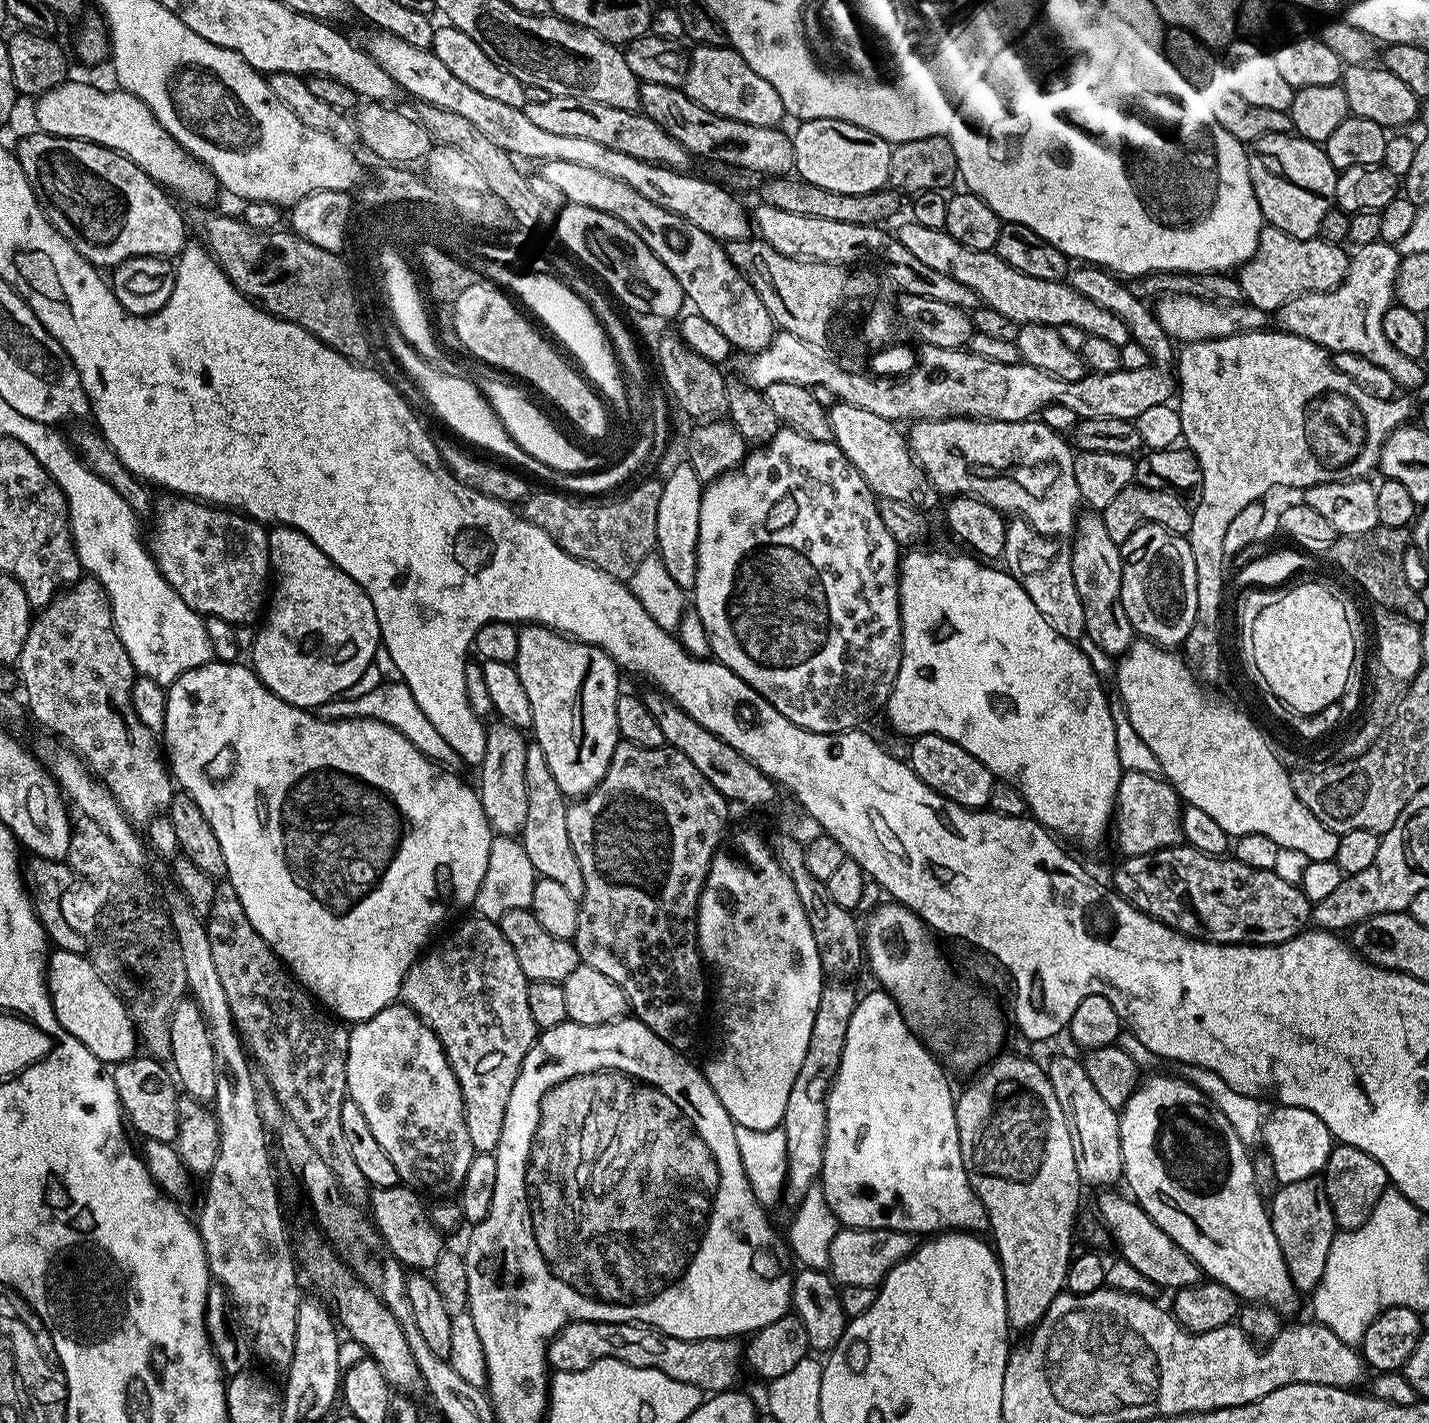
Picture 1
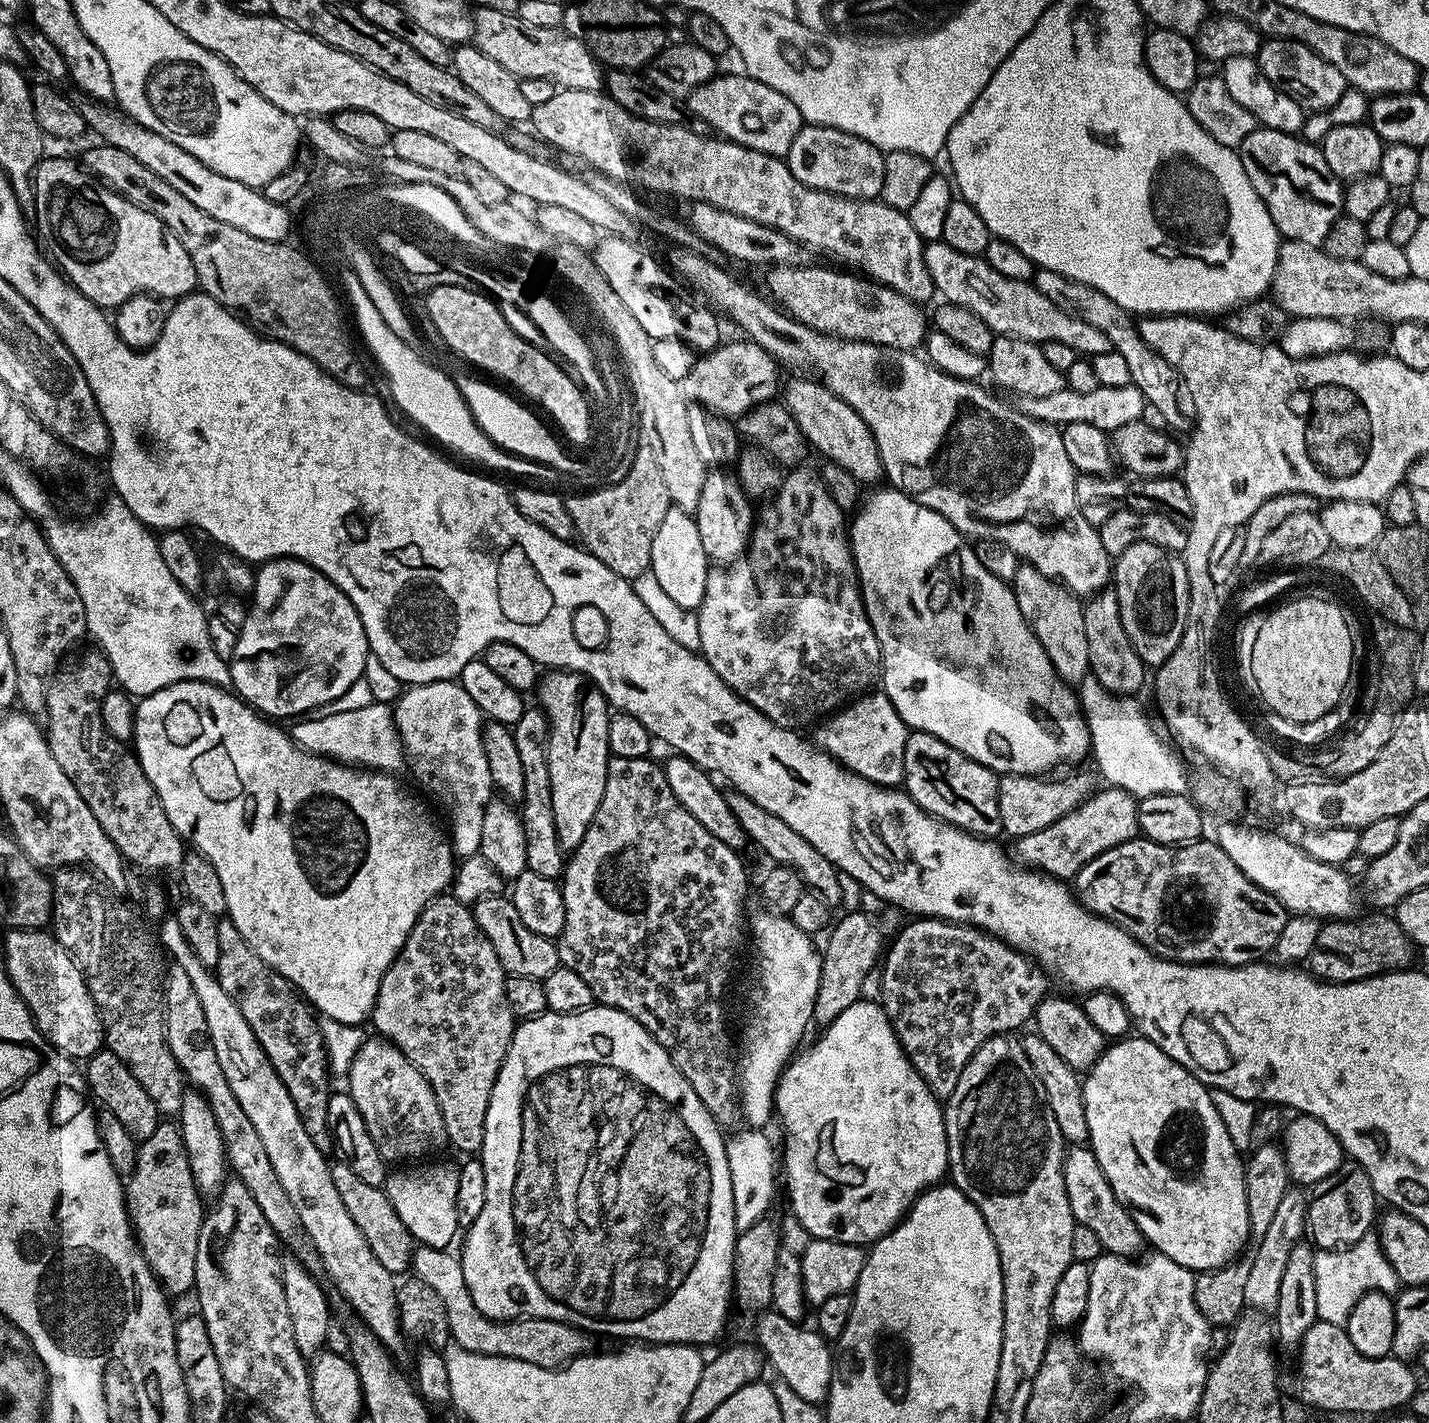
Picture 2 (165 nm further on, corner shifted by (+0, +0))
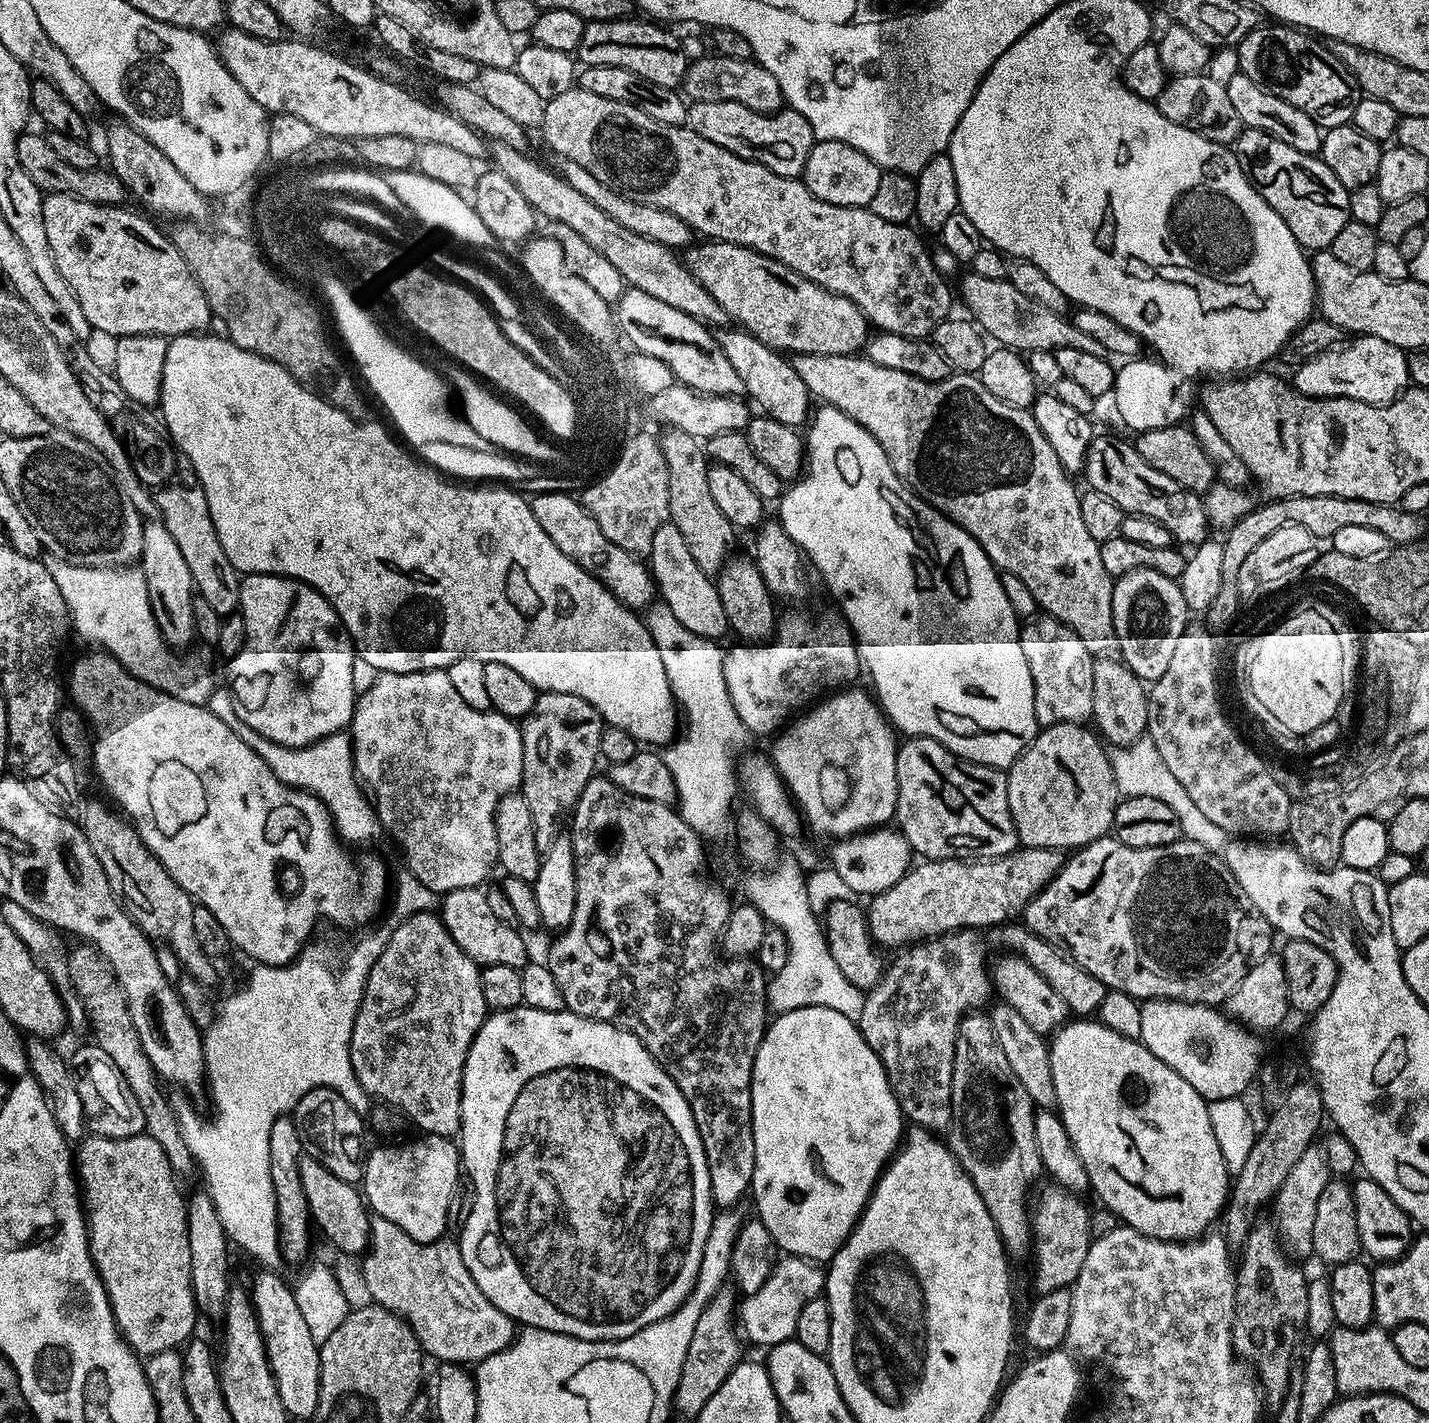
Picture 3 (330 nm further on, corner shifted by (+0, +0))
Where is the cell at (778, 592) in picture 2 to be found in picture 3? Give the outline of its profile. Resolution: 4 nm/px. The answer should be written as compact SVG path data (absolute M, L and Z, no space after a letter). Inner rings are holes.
M804 616L783 617L774 638L767 642L736 642L725 654L722 667L726 690L730 690L730 702L734 702L734 710L738 710L738 718L742 718L749 733L764 736L783 729L801 710L851 685L862 672L852 629L843 619L835 619L815 624Z

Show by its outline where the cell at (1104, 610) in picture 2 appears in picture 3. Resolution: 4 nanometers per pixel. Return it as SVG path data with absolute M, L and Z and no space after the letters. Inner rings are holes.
M1100 658L1094 666L1094 706L1092 720L1097 733L1109 745L1125 748L1141 739L1148 730L1148 688L1138 679L1123 660Z

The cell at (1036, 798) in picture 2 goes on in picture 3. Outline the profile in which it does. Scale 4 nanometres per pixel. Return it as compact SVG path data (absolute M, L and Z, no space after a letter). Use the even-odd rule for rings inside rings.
M1055 724L1037 731L1024 753L1006 772L1010 814L1016 827L1016 839L1023 847L1075 850L1113 831L1115 810L1121 794L1116 789L1109 753L1106 748L1104 752L1103 747L1101 737L1084 724Z

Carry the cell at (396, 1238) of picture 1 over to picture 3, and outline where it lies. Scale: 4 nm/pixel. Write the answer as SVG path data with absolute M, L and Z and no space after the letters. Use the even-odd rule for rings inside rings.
M307 1154L300 1157L300 1173L315 1227L324 1231L325 1238L338 1251L363 1253L368 1247L370 1209L357 1185L348 1184L342 1178L330 1174L330 1170L322 1166L322 1162Z

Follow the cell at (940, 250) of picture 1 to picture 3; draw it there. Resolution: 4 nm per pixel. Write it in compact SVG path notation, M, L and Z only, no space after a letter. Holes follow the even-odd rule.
M968 270L960 280L960 292L958 288L958 296L964 299L964 304L969 308L971 319L989 337L996 339L997 345L1013 350L1019 350L1021 353L1027 354L1038 350L1039 348L1047 348L1055 350L1058 348L1073 348L1074 350L1086 350L1091 355L1098 358L1108 356L1106 346L1100 345L1097 340L1090 338L1087 334L1082 334L1082 330L1078 330L1078 326L1074 326L1071 319L1067 315L1050 310L1046 306L1038 306L1038 302L1030 302L1030 298L1026 298L1026 294L1021 294L1008 279L999 280L998 278L982 278L982 274Z

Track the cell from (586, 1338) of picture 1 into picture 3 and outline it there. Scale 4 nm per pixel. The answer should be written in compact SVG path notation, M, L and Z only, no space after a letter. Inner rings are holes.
M373 1215L368 1247L363 1253L364 1284L375 1303L381 1304L412 1329L429 1357L445 1364L475 1366L512 1345L517 1325L478 1290L478 1282L466 1270L462 1250L455 1239L441 1238L423 1244L386 1218Z

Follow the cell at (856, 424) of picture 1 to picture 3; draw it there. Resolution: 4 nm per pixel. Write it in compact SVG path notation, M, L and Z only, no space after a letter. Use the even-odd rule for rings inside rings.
M720 330L715 333L716 341L720 343L720 349L726 356L726 362L730 362L730 366L734 366L734 370L738 372L738 378L742 378L744 392L756 399L756 404L760 407L757 409L765 416L774 418L791 428L799 429L809 419L814 398L806 390L806 382L802 382L802 378L798 378L791 359L766 347L746 331L724 331L728 330Z

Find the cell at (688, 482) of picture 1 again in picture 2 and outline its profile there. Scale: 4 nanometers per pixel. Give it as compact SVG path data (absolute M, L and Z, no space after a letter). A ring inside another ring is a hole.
M675 506L668 508L658 534L654 536L649 567L652 578L662 586L671 605L676 604L690 612L699 609L702 598L705 597L710 561L702 548L695 517L691 513Z

